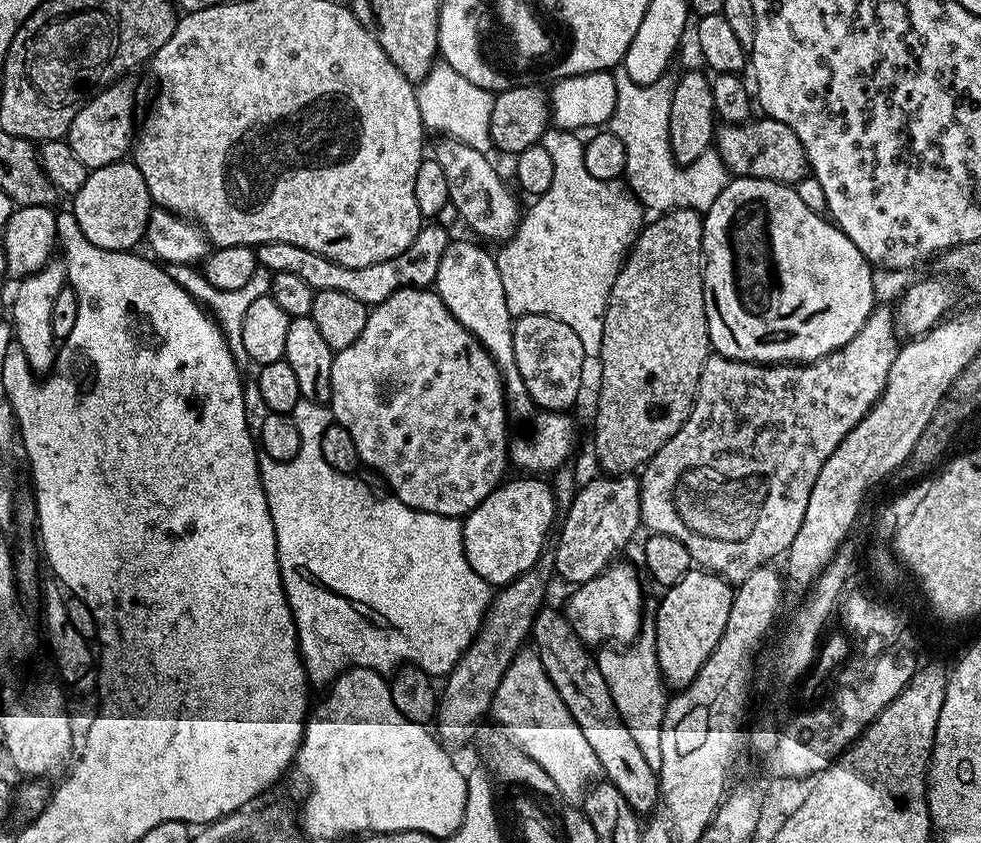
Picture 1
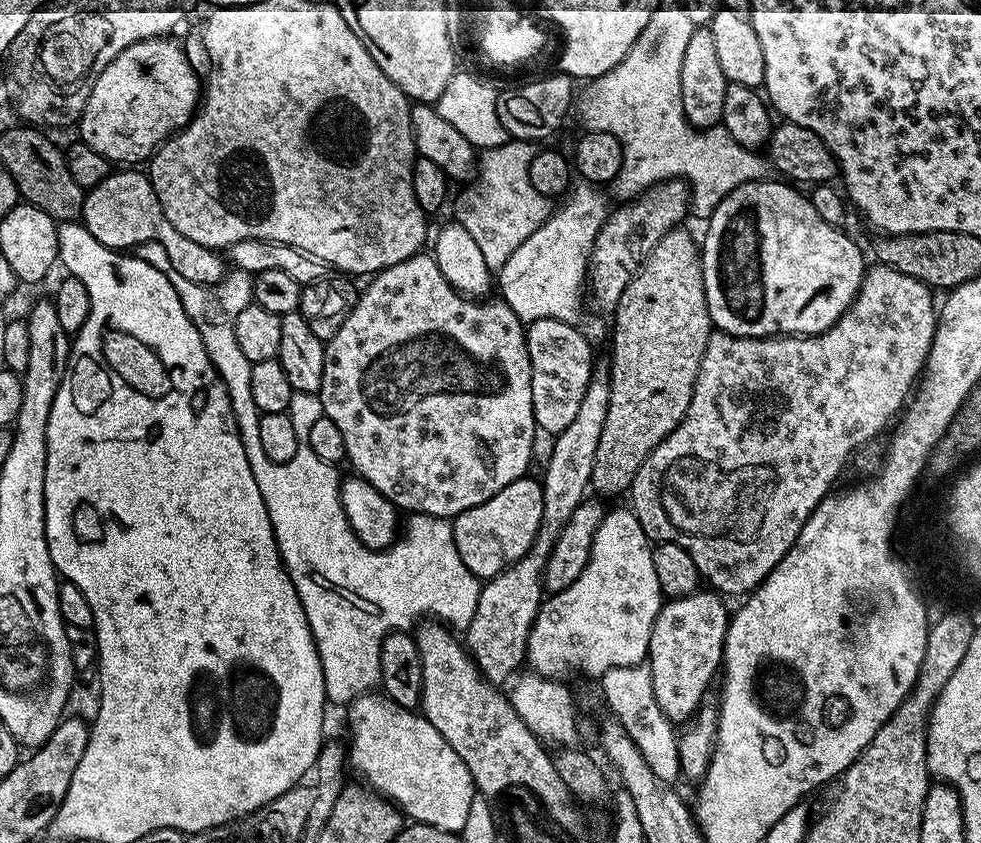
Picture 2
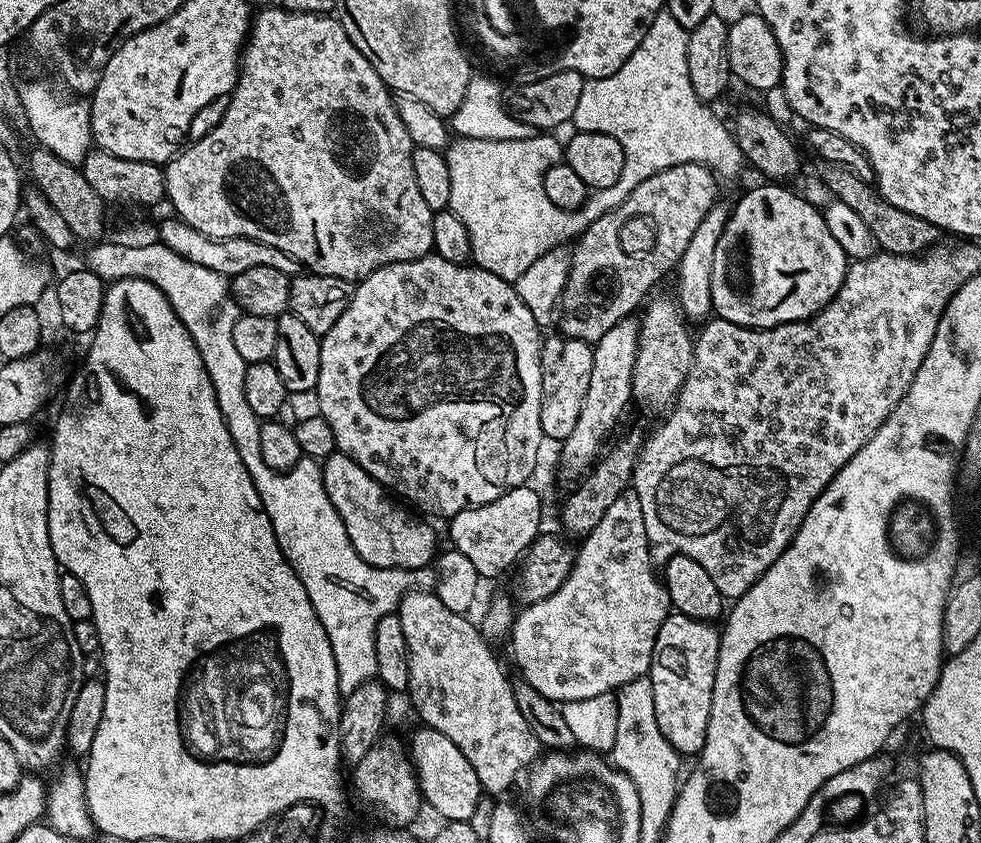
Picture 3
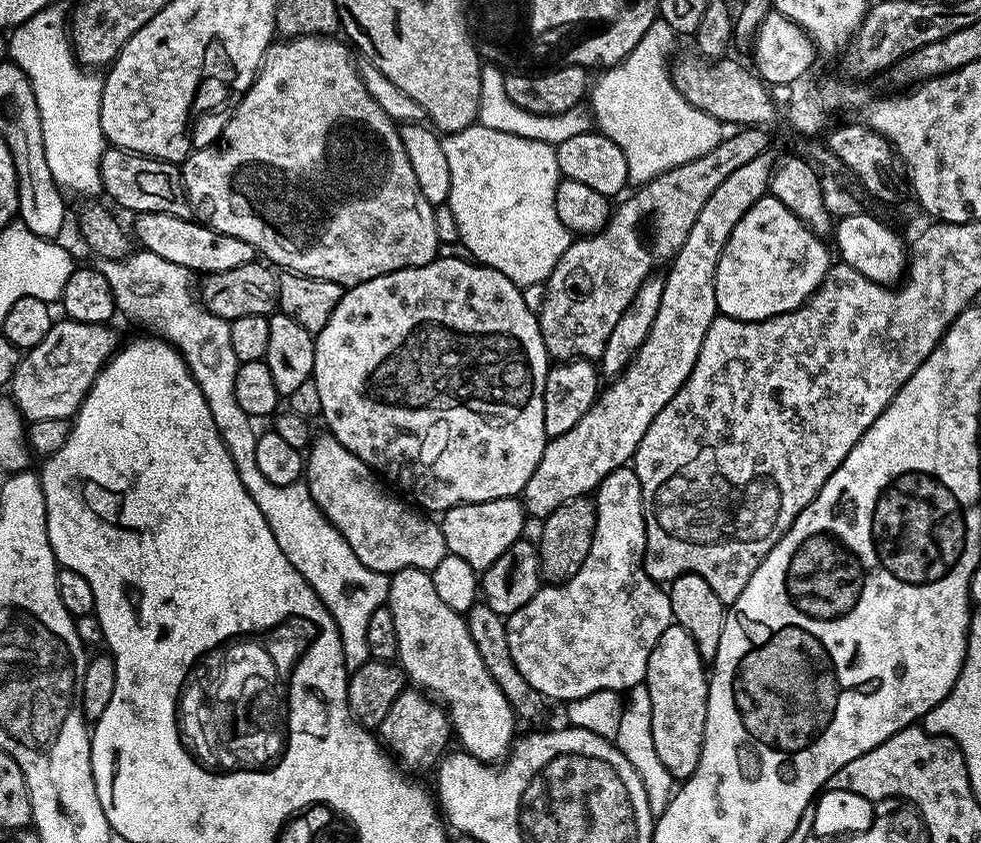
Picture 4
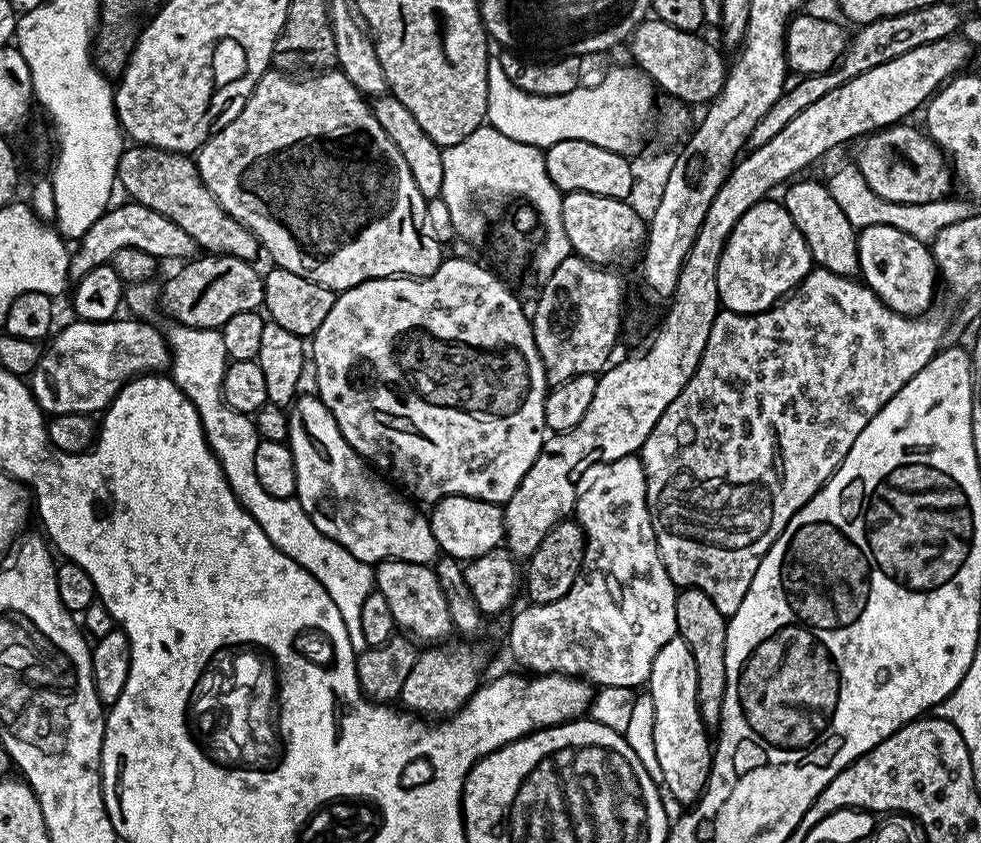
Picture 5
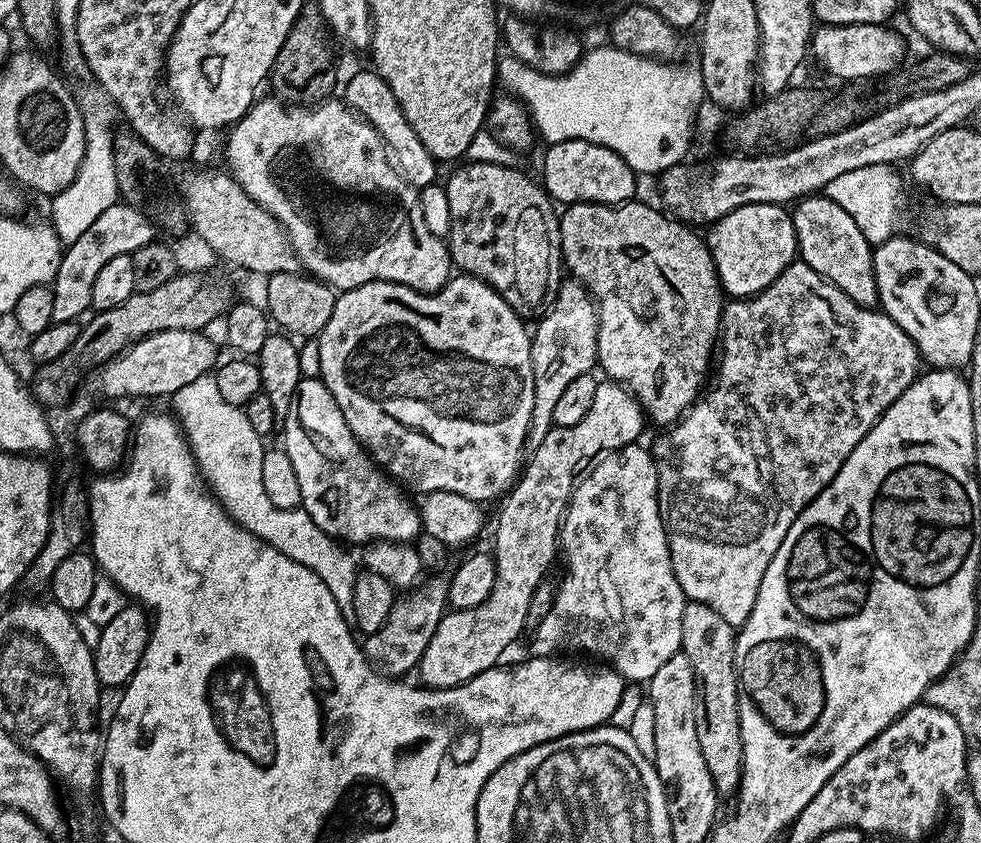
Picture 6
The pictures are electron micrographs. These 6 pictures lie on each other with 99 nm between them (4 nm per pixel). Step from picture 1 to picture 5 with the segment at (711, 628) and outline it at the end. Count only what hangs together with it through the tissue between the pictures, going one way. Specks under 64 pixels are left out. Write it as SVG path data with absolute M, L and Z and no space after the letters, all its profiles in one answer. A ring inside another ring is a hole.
M677 634L673 640L666 642L662 650L658 650L658 658L654 658L654 666L650 670L650 678L646 685L647 695L654 702L654 750L658 754L658 766L662 766L662 784L668 792L683 806L691 806L699 800L708 781L712 769L713 745L710 743L710 732L700 717L698 702L698 670L694 666L694 654L690 654L690 646Z

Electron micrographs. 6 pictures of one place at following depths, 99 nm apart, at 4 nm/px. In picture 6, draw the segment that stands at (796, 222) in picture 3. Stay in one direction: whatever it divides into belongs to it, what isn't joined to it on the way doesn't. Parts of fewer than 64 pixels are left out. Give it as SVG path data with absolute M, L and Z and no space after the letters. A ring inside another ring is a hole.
M782 204L738 206L711 225L709 232L706 243L718 265L720 286L732 298L756 296L766 290L798 256L792 213Z

